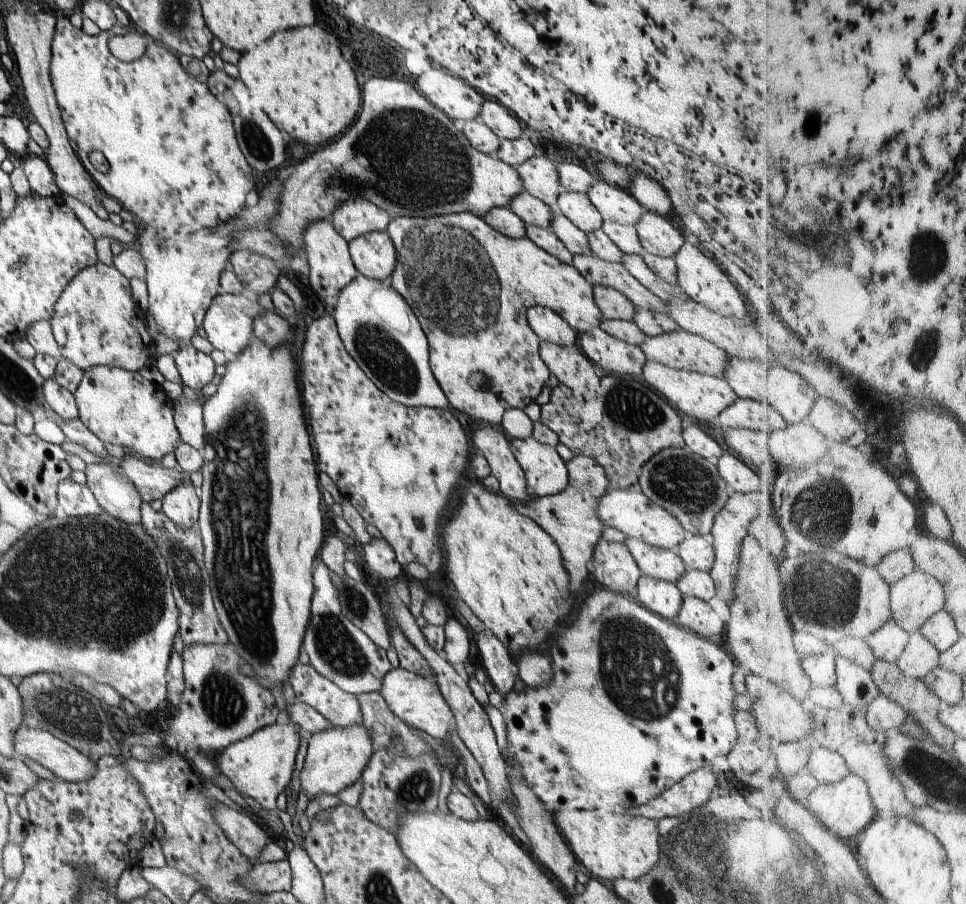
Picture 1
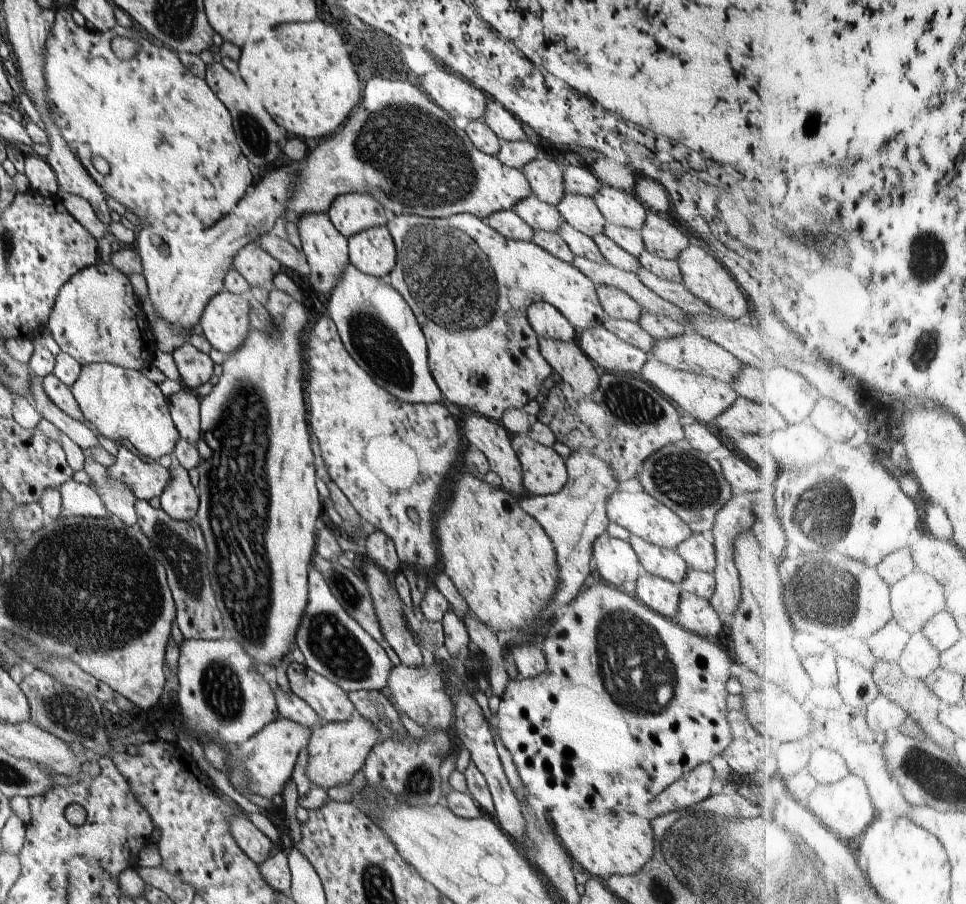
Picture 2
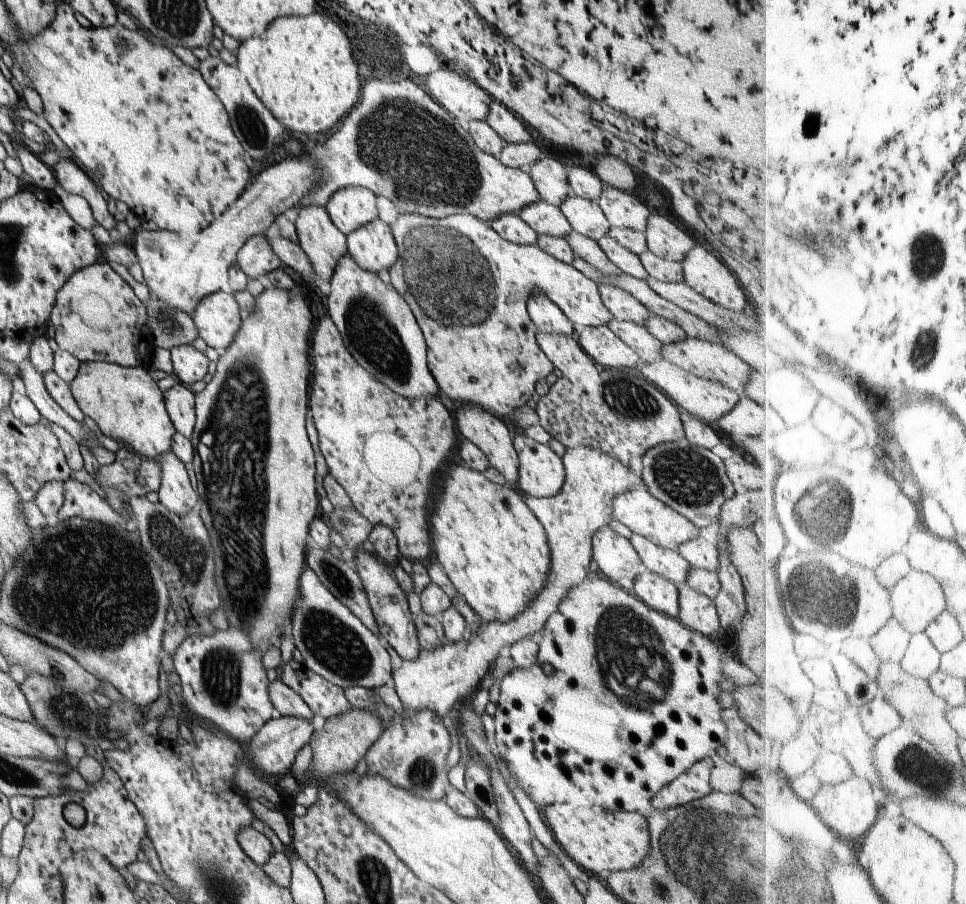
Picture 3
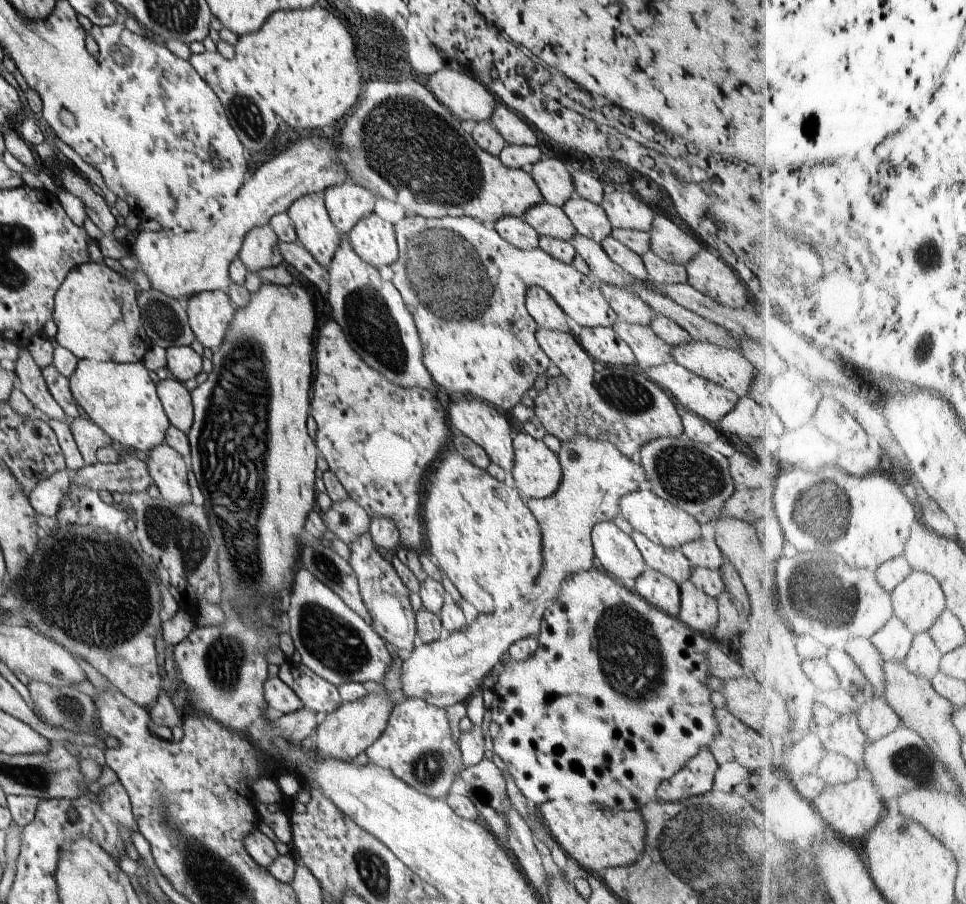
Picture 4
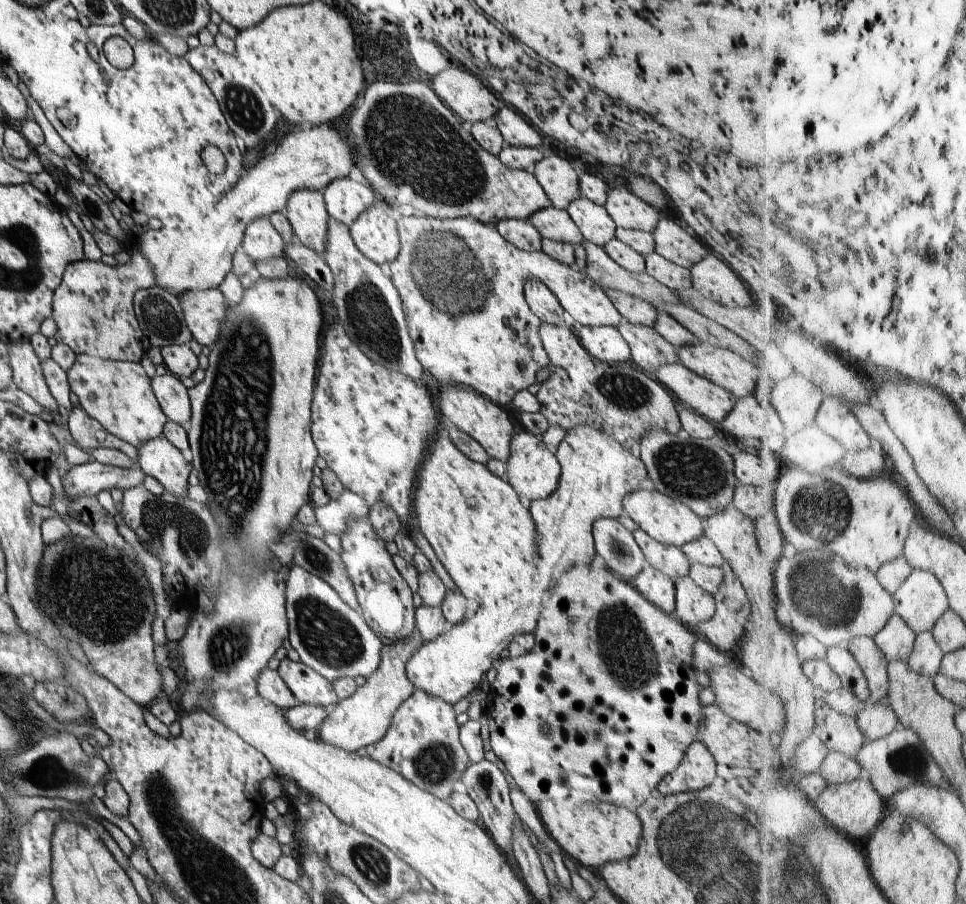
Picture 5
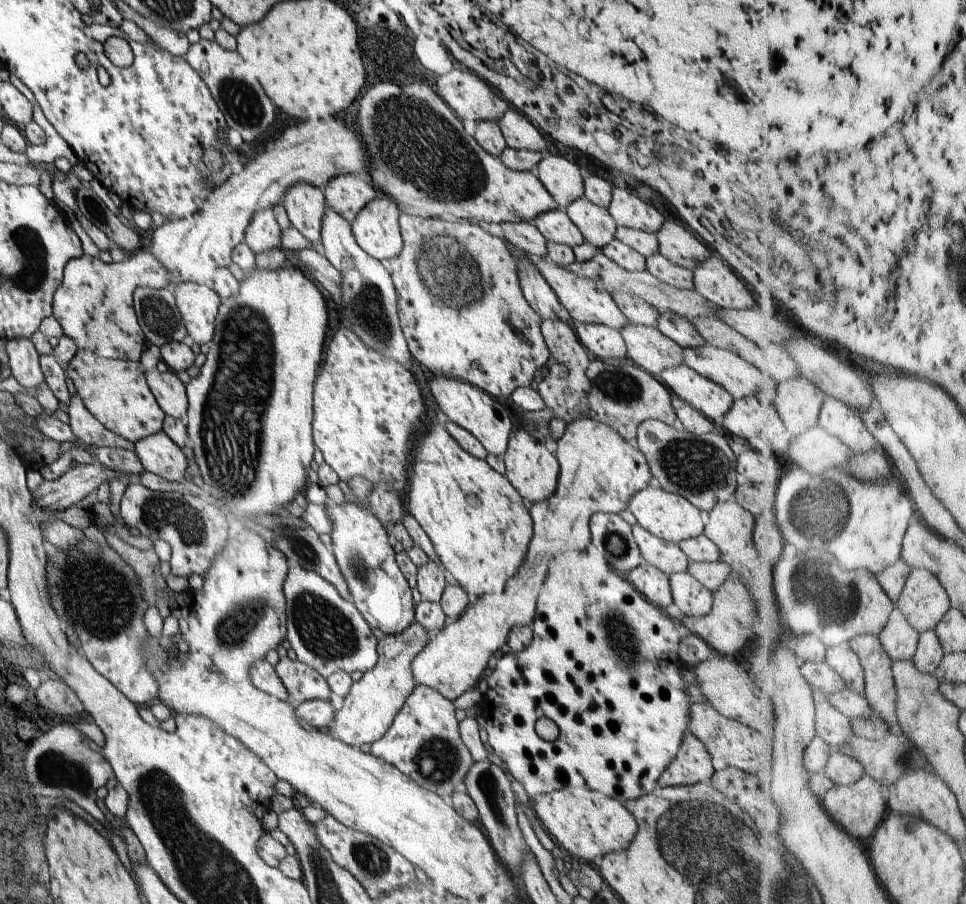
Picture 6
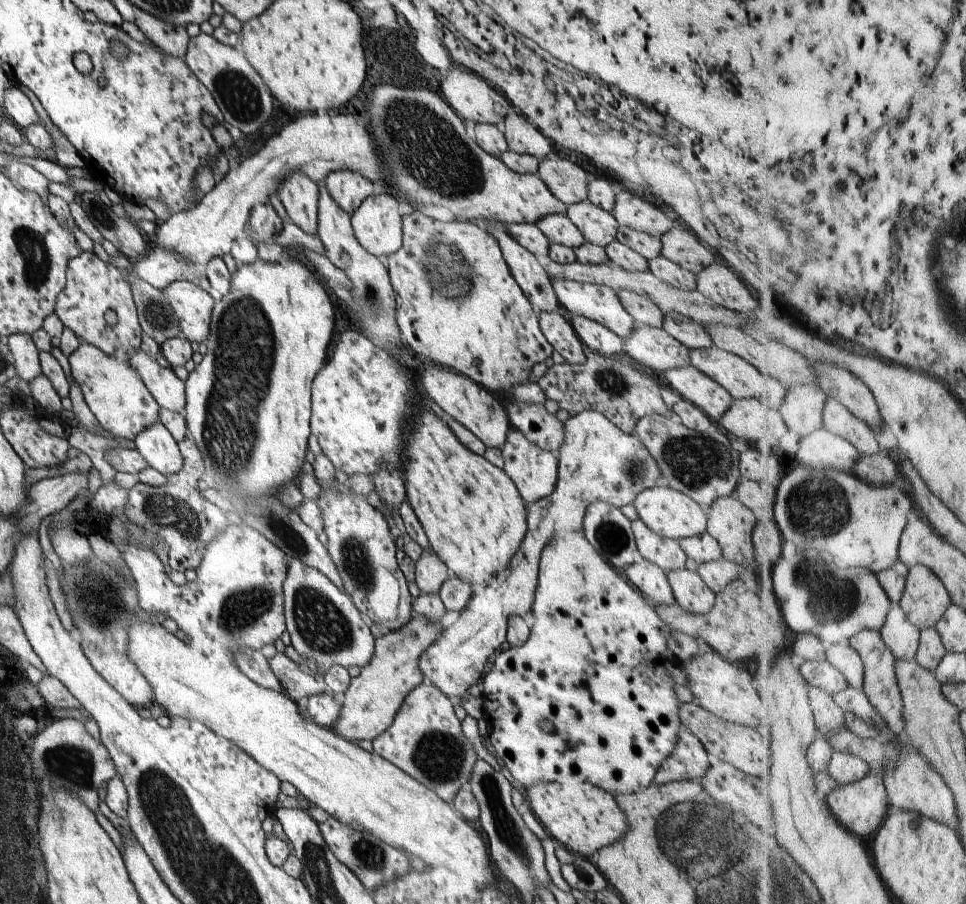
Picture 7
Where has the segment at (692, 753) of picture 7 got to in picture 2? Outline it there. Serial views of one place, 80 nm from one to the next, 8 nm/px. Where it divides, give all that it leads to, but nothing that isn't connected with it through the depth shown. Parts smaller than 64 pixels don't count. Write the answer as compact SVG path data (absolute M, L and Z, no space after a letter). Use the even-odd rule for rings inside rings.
M700 763L684 778L667 786L649 802L649 816L660 816L705 801L710 796L714 772L712 765Z

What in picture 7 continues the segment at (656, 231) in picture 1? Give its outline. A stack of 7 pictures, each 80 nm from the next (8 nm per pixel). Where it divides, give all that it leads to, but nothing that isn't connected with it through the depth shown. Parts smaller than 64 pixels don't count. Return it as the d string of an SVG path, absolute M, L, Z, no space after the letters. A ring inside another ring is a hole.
M676 223L664 236L661 254L683 269L697 275L702 269L714 264L714 254L700 244L700 240L686 226Z

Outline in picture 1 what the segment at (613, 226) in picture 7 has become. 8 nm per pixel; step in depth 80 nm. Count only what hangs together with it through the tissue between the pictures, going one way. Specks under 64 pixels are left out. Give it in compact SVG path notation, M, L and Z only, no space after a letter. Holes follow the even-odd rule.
M561 190L555 208L586 234L597 231L603 225L602 215L586 193Z

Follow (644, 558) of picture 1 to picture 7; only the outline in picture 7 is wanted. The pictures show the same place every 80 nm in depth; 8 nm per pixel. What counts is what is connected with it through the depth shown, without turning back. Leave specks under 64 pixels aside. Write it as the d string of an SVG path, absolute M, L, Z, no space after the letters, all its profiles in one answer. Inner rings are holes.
M642 520L631 522L638 556L658 565L665 573L686 568L686 553L679 541L652 532Z

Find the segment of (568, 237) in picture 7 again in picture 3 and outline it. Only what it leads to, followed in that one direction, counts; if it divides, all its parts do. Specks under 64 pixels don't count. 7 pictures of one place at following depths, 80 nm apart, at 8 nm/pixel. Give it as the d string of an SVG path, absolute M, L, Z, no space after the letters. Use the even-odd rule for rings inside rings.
M538 200L525 206L518 216L538 235L564 237L573 229L560 207Z

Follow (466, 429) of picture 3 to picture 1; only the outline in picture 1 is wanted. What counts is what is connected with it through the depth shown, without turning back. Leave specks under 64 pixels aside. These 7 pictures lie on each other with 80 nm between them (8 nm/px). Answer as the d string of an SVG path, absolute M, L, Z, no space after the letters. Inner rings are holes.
M480 426L470 436L472 446L488 462L493 475L499 483L499 493L514 503L527 503L534 498L527 481L511 450L510 439L500 427Z

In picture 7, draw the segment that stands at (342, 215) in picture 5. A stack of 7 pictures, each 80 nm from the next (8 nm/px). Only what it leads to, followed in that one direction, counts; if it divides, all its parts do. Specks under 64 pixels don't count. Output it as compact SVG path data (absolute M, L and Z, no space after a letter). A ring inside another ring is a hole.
M348 169L330 172L324 183L333 200L350 216L365 198L378 191L376 184L371 180Z

